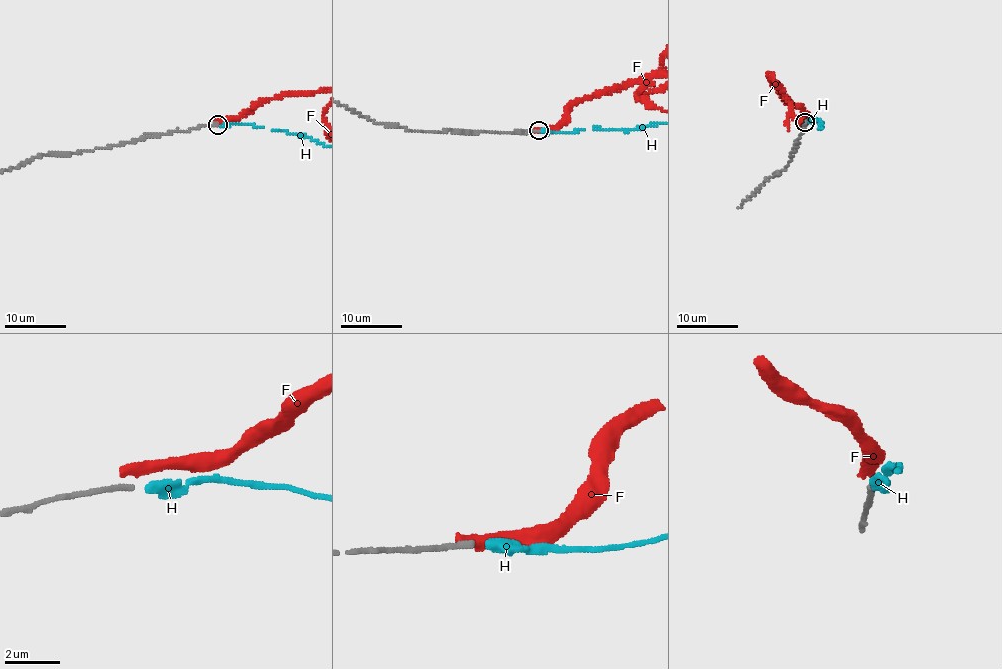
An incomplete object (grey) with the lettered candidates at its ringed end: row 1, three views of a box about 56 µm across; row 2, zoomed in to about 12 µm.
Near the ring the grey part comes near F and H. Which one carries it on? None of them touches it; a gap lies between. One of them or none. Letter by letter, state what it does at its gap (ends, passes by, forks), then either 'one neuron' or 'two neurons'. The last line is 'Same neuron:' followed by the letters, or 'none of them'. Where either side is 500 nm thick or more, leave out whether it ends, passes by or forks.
F: it ends | two neurons
H: it ends | one neuron
Same neuron: H

